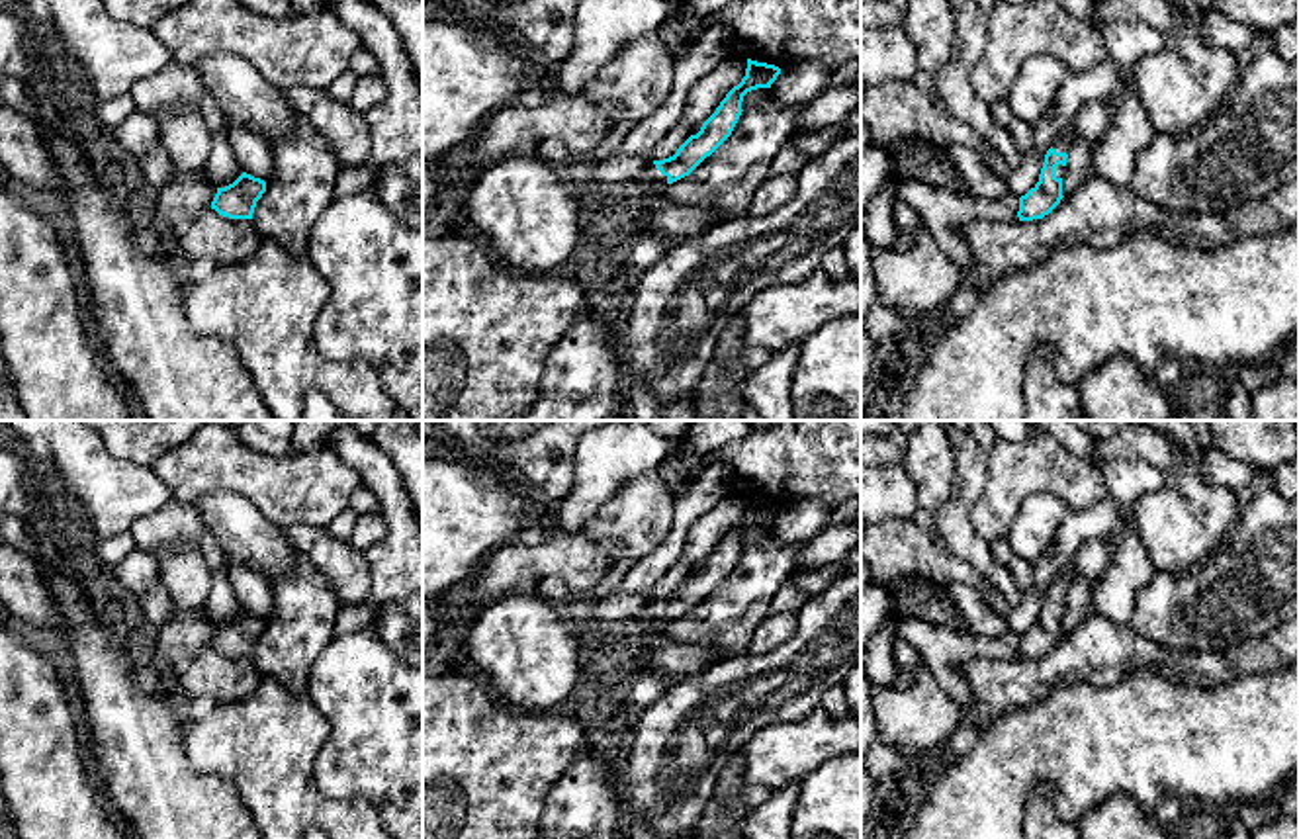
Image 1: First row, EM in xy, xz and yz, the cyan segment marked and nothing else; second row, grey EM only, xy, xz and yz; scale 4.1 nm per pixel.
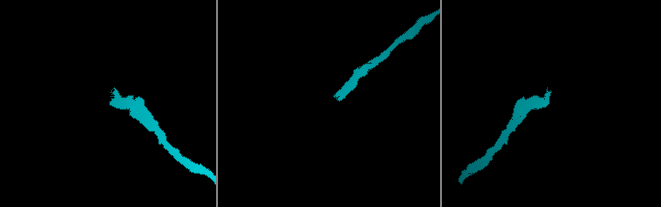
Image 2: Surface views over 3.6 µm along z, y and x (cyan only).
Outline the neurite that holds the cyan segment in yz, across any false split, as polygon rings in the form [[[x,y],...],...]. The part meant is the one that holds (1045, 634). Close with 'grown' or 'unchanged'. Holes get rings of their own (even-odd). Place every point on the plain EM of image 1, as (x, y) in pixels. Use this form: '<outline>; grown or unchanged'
[[[1070,561],[1054,577],[1053,585],[1045,593],[1045,600],[1039,612],[1039,620],[1019,636],[1019,659],[1043,657],[1049,653],[1064,636],[1062,614],[1068,596],[1068,587],[1078,575],[1076,565]]]; grown

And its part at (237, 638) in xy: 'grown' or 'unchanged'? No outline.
unchanged

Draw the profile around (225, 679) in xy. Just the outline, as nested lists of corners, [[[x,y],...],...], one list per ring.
[[[209,647],[174,677],[174,688],[180,698],[209,696],[215,704],[231,704],[250,696],[262,681],[250,657],[229,657]]]

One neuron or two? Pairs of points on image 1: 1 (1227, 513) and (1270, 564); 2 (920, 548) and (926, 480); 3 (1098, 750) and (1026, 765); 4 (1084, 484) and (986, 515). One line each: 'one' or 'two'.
1: two
2: one
3: one
4: one

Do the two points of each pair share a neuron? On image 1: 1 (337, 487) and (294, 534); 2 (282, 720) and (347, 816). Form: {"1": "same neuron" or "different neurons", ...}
{"1": "different neurons", "2": "same neuron"}

